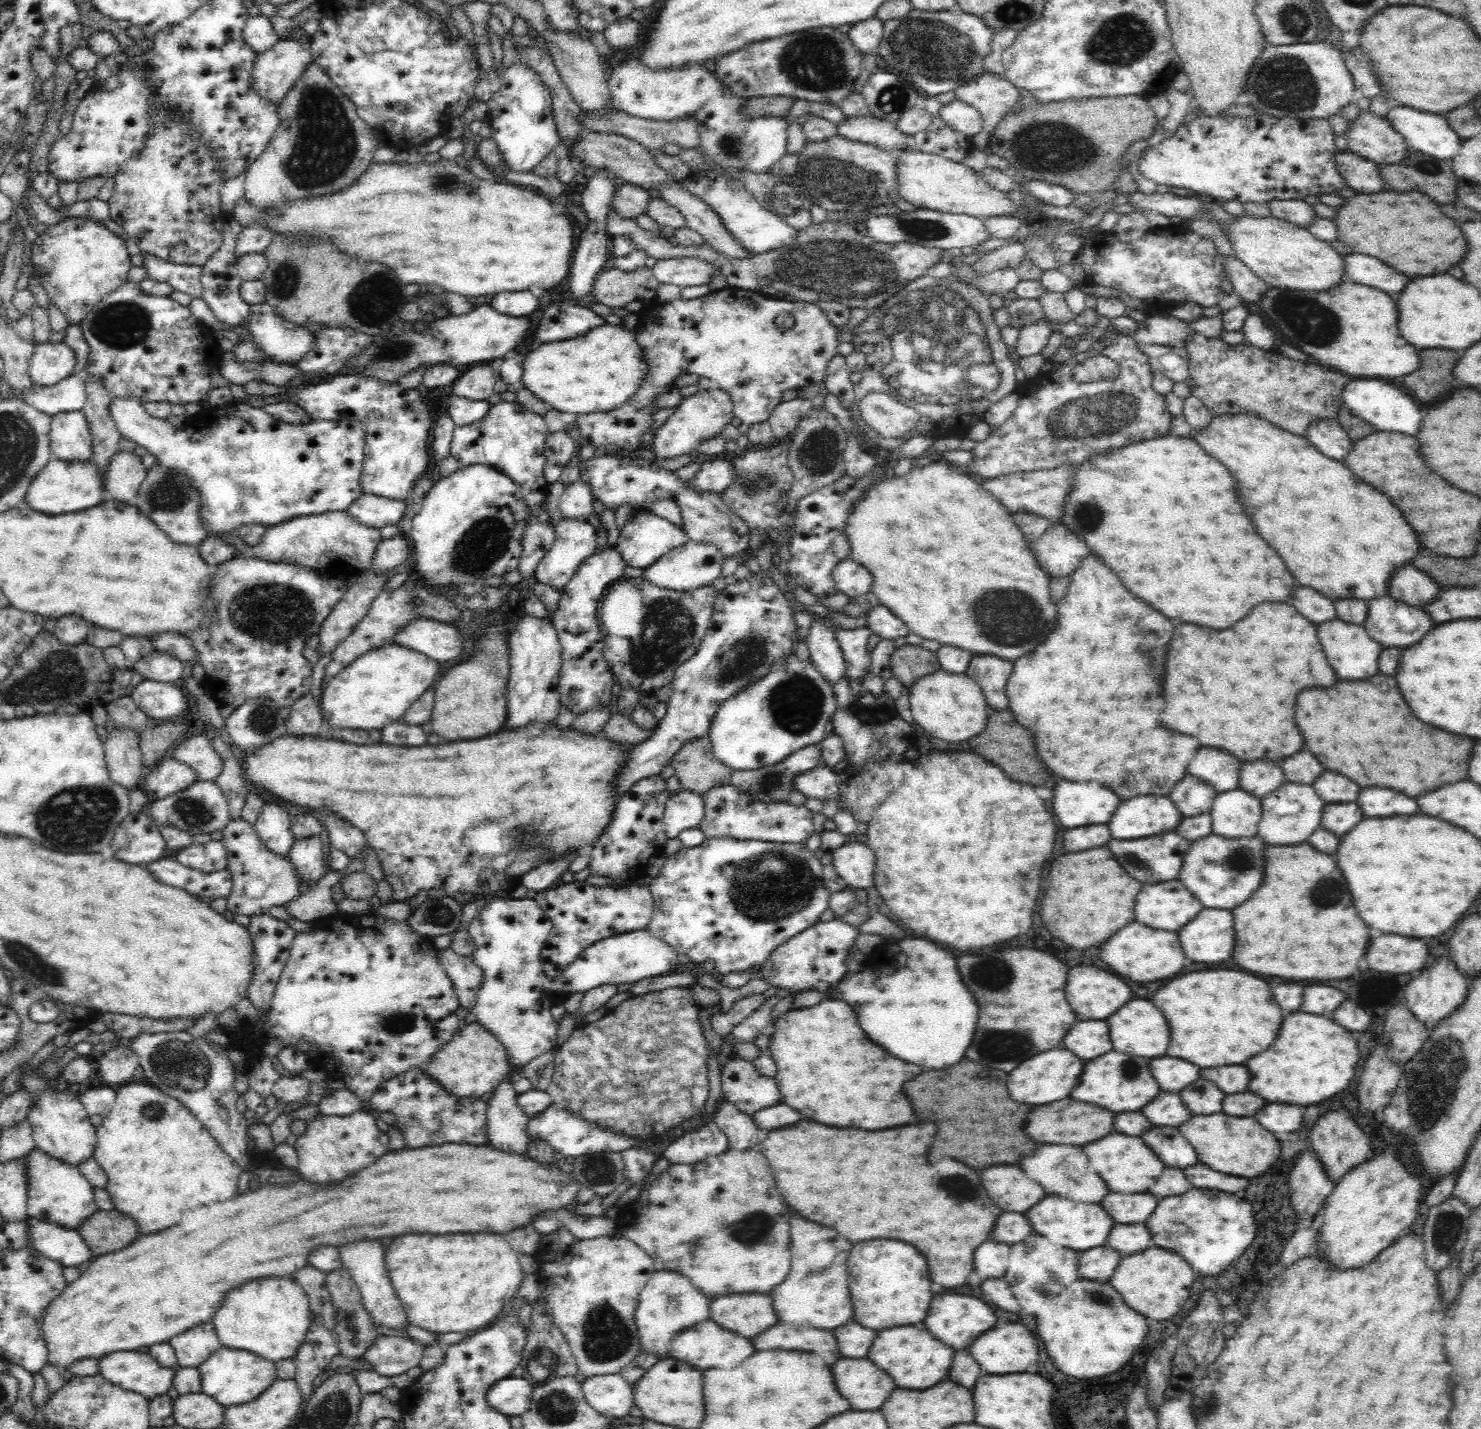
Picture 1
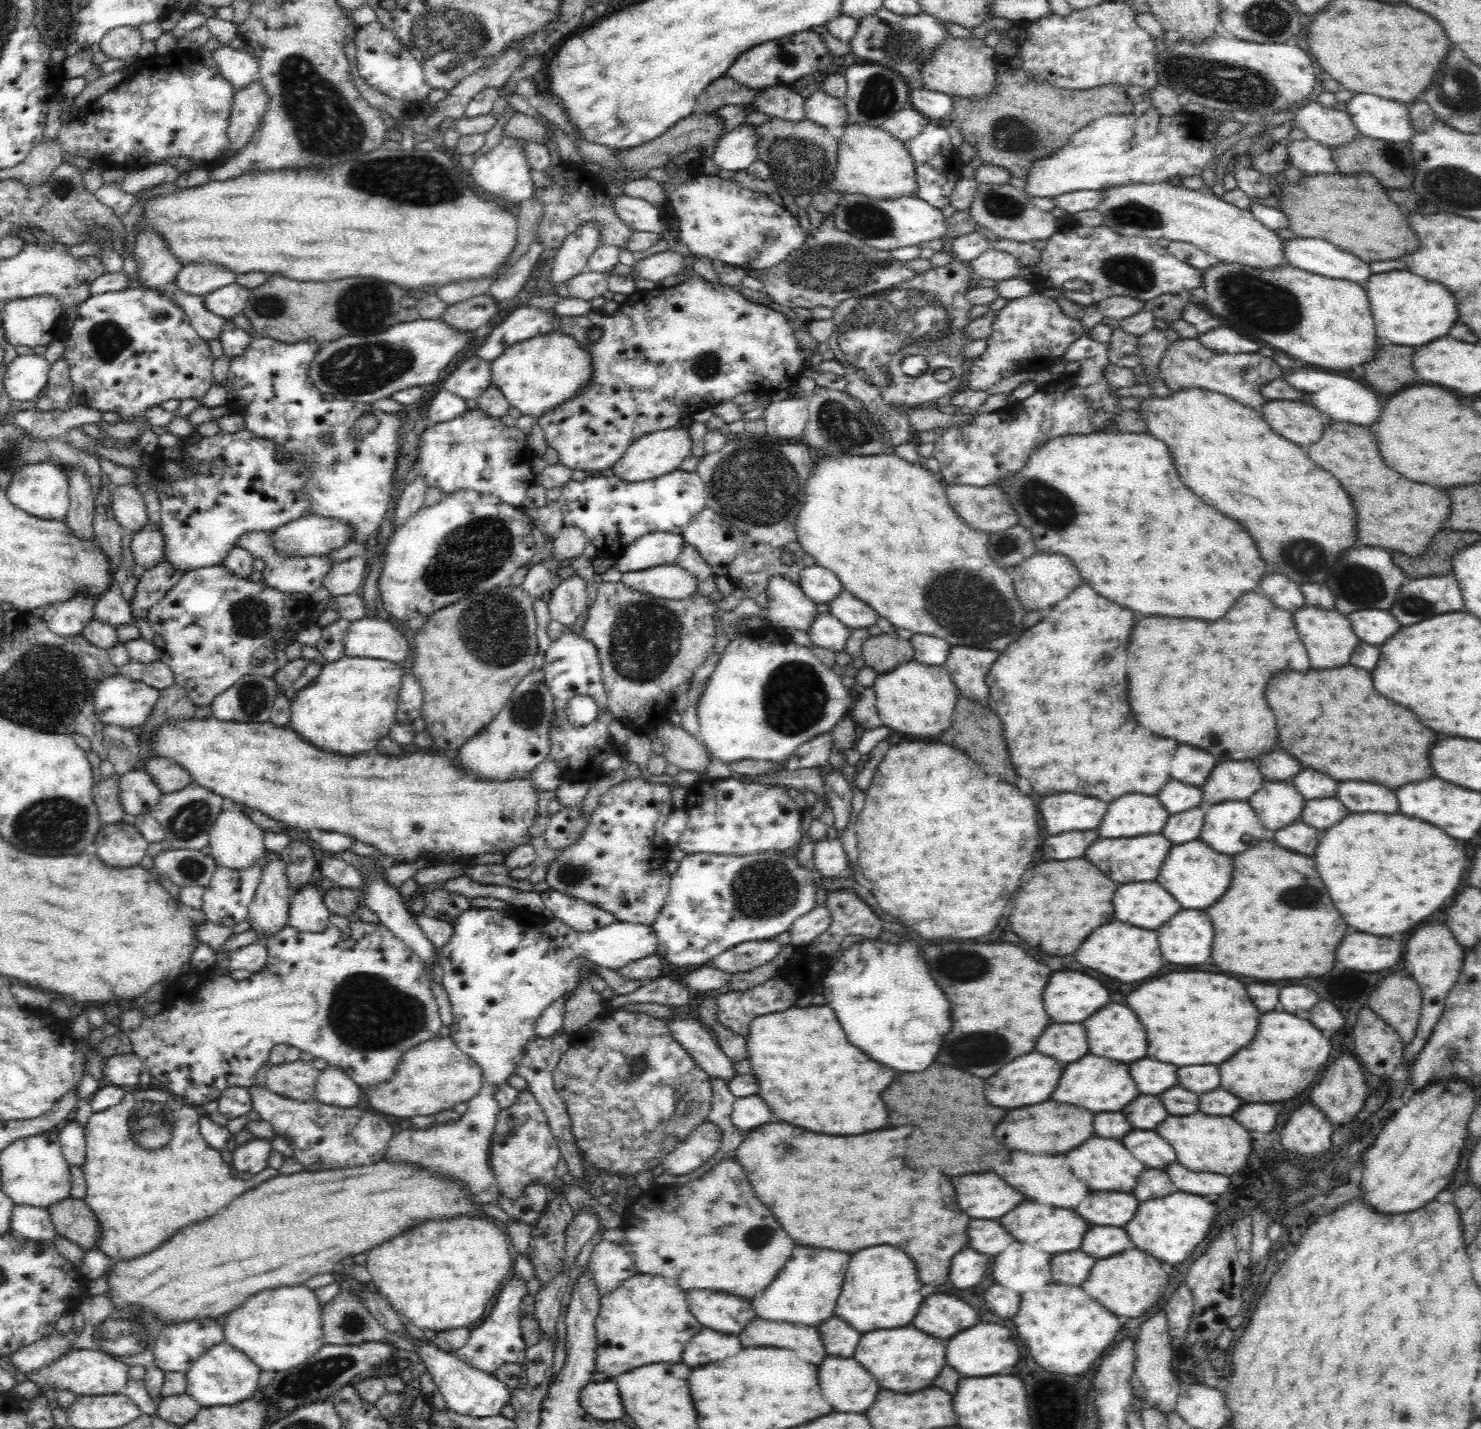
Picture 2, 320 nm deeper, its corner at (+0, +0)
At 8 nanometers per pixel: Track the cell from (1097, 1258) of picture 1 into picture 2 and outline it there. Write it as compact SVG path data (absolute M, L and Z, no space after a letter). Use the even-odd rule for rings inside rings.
M1072 1250L1072 1252L1062 1252L1062 1254L1052 1255L1050 1261L1050 1272L1052 1272L1052 1283L1070 1284L1070 1286L1078 1286L1080 1282L1084 1282L1084 1278L1090 1272L1090 1266L1094 1264L1094 1258L1080 1252L1080 1250Z

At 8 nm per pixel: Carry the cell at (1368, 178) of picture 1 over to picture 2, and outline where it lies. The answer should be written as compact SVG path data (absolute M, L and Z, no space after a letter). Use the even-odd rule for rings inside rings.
M1291 140L1286 146L1288 160L1306 174L1336 172L1336 163L1330 155L1330 148L1323 147L1317 140Z

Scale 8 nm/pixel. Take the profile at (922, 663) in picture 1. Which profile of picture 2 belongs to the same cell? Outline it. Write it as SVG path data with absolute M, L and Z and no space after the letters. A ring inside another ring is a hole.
M896 633L870 635L860 648L860 658L864 666L876 674L888 673L892 668L914 659L914 649L910 641L898 637Z

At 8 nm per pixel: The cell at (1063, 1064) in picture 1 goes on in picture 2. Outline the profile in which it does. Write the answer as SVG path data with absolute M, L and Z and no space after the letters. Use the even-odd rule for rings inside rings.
M1030 1052L1024 1054L1016 1060L1012 1060L1010 1064L1002 1066L994 1076L990 1076L986 1080L986 1098L990 1104L998 1106L998 1108L1022 1108L1022 1106L1032 1106L1038 1102L1044 1102L1050 1098L1052 1090L1056 1088L1058 1080L1062 1074L1062 1066L1054 1060L1048 1058L1040 1052Z

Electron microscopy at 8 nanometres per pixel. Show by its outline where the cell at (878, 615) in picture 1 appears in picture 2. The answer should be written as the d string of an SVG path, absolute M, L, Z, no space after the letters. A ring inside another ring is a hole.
M844 589L840 590L826 605L828 612L848 628L865 629L876 624L879 618L873 608Z

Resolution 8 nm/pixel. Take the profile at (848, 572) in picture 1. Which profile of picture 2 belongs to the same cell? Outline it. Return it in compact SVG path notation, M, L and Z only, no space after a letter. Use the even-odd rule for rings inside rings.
M816 564L802 569L797 584L815 604L827 604L843 589L832 571Z

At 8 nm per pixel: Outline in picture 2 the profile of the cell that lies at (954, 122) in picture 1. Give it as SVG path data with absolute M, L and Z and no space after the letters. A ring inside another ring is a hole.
M910 88L908 89L908 98L909 106L911 108L918 111L921 115L924 115L929 120L930 118L936 118L936 123L940 118L942 118L942 116L944 116L944 114L948 114L948 112L952 110L952 99L950 99L949 94L934 92L924 88Z

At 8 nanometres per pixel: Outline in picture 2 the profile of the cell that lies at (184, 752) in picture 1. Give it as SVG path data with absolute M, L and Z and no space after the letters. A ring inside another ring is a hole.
M152 756L144 762L142 770L156 783L160 794L168 794L190 784L190 775L178 763L166 758Z

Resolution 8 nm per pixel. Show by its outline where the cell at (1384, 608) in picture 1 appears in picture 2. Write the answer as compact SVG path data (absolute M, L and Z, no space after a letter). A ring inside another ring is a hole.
M1357 610L1346 617L1359 640L1368 644L1382 644L1398 630L1396 618L1387 610Z

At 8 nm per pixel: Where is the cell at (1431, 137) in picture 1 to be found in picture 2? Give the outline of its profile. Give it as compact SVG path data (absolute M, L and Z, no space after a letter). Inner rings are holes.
M1352 93L1346 100L1346 113L1350 115L1359 136L1388 142L1407 142L1415 130L1403 103L1386 100L1366 93Z

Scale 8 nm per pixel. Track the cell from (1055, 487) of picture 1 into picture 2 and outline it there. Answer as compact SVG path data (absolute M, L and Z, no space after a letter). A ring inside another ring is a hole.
M947 485L948 505L966 525L980 533L998 534L1016 525L1018 517L1008 503L1006 494L994 486L976 488L968 485Z

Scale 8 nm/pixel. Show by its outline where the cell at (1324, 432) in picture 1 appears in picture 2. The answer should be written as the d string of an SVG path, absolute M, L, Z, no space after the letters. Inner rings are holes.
M1266 400L1260 414L1276 434L1303 448L1320 438L1325 423L1320 411L1300 400Z

